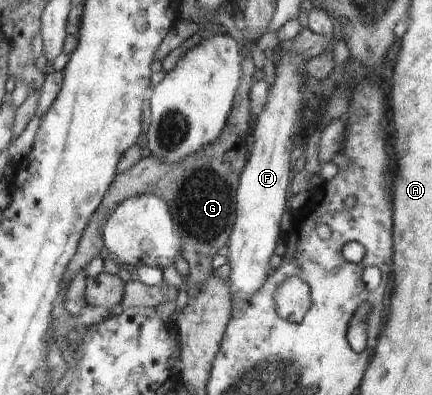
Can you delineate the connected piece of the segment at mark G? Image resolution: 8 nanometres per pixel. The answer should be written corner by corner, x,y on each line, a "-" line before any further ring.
253,38
239,40
244,54
243,62
241,62
241,78
235,93
233,108
219,138
201,150
193,152
179,163
167,166
159,158
151,155
143,157
128,170
116,174
107,194
103,196
99,208
93,212
93,216
85,227
75,256
67,264
61,288
67,288
65,282
73,280
80,270
85,269
91,260
99,256
99,252
104,246
103,227
109,220
112,211
128,197
142,194
157,194
167,202
167,206
170,208
171,220
183,240
179,254
189,264
190,274
187,278
189,299
195,298
203,290
203,286
209,282
209,278
214,272
213,257
225,250
233,224
235,224
237,206
235,190
238,189
239,177
243,167
247,164
251,150
253,121
249,108
249,90
255,82
253,80
255,64
247,41
252,41

